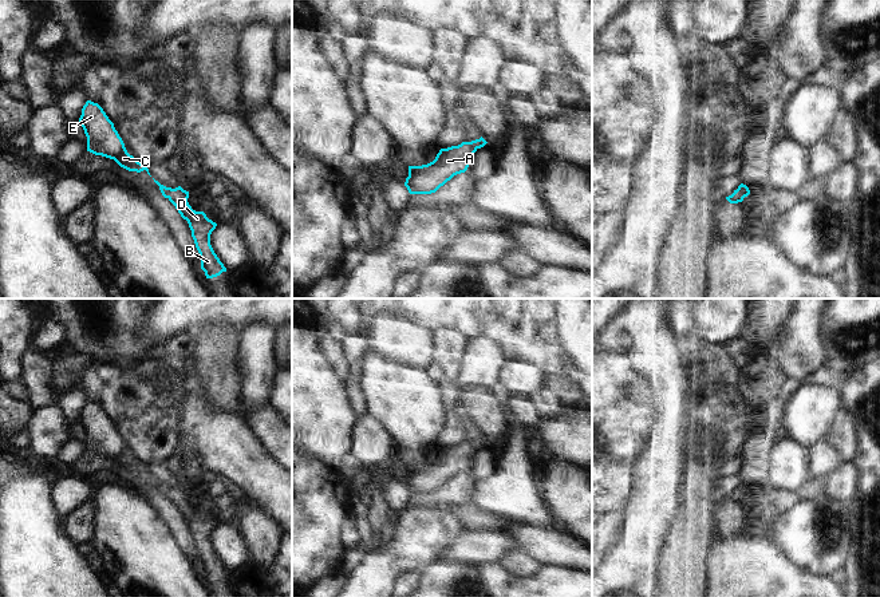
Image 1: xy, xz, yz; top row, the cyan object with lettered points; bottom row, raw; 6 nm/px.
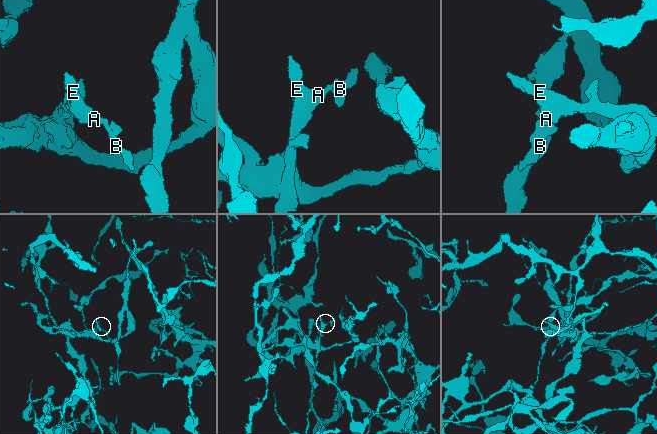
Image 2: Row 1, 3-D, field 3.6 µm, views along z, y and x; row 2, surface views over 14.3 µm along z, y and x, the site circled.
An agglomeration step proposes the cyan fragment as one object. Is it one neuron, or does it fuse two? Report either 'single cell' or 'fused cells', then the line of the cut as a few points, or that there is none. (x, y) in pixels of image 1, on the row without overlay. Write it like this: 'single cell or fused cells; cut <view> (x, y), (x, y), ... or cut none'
single cell; cut none

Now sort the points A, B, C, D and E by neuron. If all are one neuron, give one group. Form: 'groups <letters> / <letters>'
groups A B C D E

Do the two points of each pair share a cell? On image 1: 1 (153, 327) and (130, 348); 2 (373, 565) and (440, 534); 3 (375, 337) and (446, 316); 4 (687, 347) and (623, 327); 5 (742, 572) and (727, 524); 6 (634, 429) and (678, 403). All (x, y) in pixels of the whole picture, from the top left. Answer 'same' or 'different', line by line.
1: different
2: same
3: different
4: different
5: different
6: different

